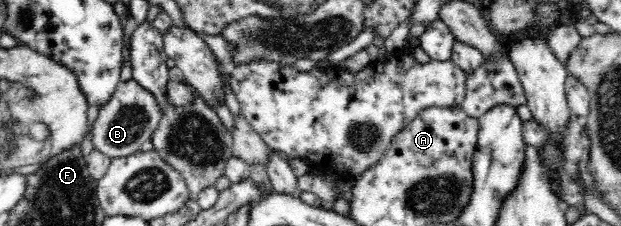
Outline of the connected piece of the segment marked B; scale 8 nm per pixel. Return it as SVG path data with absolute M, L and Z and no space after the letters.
M135 79L122 81L111 100L98 112L94 123L94 148L111 159L129 156L137 152L141 144L145 144L155 132L162 117L161 104L153 92L140 86Z

